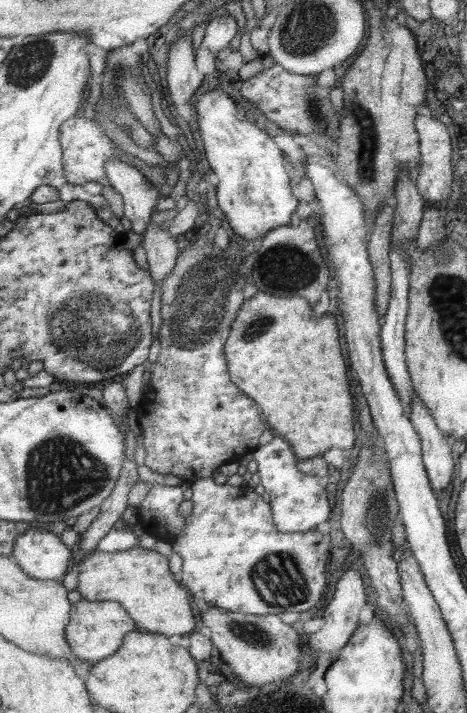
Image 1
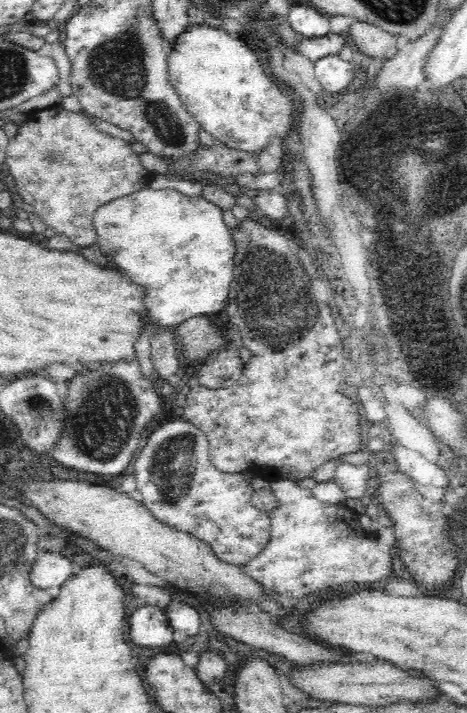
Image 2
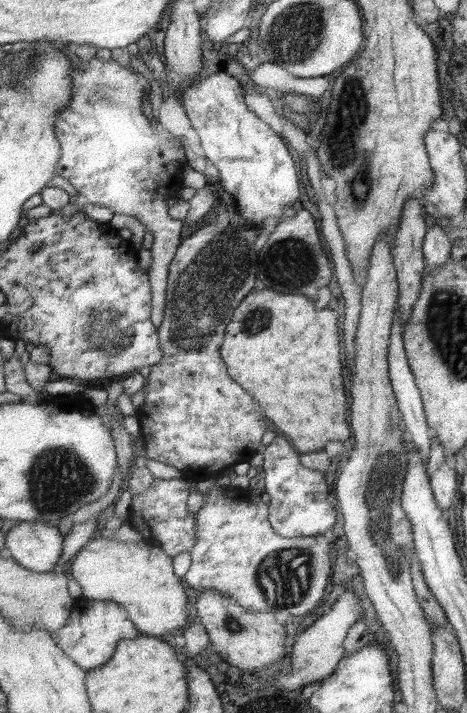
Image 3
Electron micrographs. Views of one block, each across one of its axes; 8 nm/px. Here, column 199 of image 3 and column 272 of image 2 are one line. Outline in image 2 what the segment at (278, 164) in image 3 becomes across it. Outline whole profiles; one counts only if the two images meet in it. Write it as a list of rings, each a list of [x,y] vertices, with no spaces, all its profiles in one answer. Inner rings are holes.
[[[204,22],[204,24],[192,24],[192,26],[190,26],[188,30],[184,30],[184,32],[178,36],[178,40],[174,42],[172,52],[168,54],[168,66],[166,66],[166,68],[168,68],[168,82],[170,82],[170,86],[178,92],[178,96],[180,96],[184,108],[190,112],[190,116],[196,118],[196,122],[198,122],[206,132],[212,134],[212,140],[220,140],[220,142],[224,142],[224,144],[230,146],[230,148],[240,148],[240,150],[244,150],[244,152],[258,152],[258,154],[260,154],[262,150],[266,150],[266,148],[270,146],[270,138],[272,138],[272,136],[280,136],[282,140],[286,140],[286,136],[290,136],[290,130],[292,130],[292,124],[294,124],[292,114],[296,112],[296,104],[290,100],[288,94],[284,94],[284,92],[278,88],[276,82],[272,82],[272,80],[264,74],[264,70],[262,70],[262,66],[260,66],[256,54],[240,40],[238,34],[228,34],[228,32],[222,30],[220,26],[208,26],[206,22]]]

